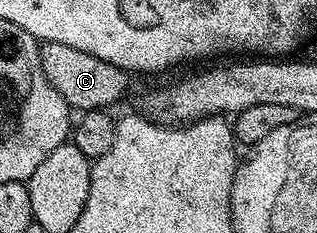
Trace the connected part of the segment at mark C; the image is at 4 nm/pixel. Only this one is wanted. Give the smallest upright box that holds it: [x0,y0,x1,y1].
[40,42,129,111]

